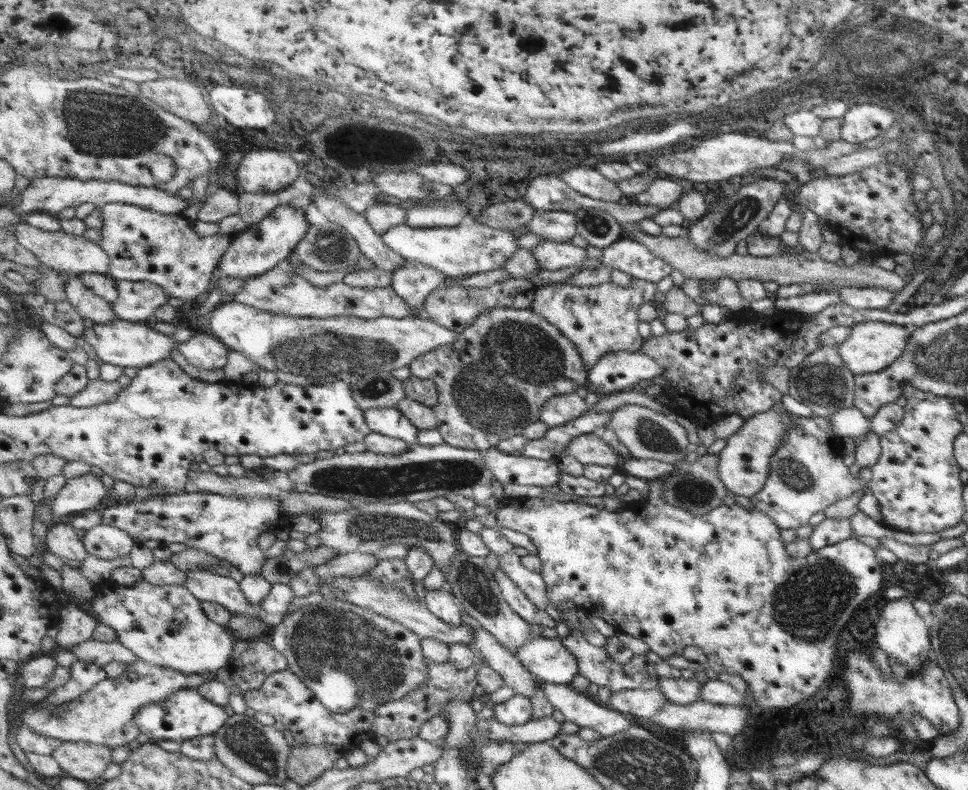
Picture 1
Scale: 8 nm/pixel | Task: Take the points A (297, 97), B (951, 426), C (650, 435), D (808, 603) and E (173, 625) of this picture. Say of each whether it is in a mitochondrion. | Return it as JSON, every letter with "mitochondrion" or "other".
{"A":"mitochondrion","B":"other","C":"mitochondrion","D":"mitochondrion","E":"mitochondrion"}

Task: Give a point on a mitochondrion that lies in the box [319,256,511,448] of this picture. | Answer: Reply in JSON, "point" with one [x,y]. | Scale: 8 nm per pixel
{"point":[375,387]}

